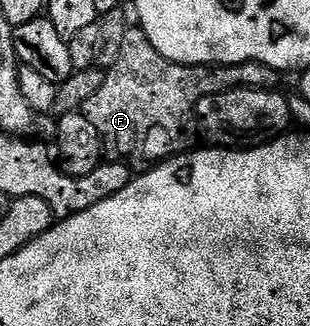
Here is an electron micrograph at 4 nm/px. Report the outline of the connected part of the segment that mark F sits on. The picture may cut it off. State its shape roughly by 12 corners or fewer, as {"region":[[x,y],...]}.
{"region":[[129,29],[82,113],[107,162],[144,169],[193,146],[196,110],[261,63],[175,63]]}

